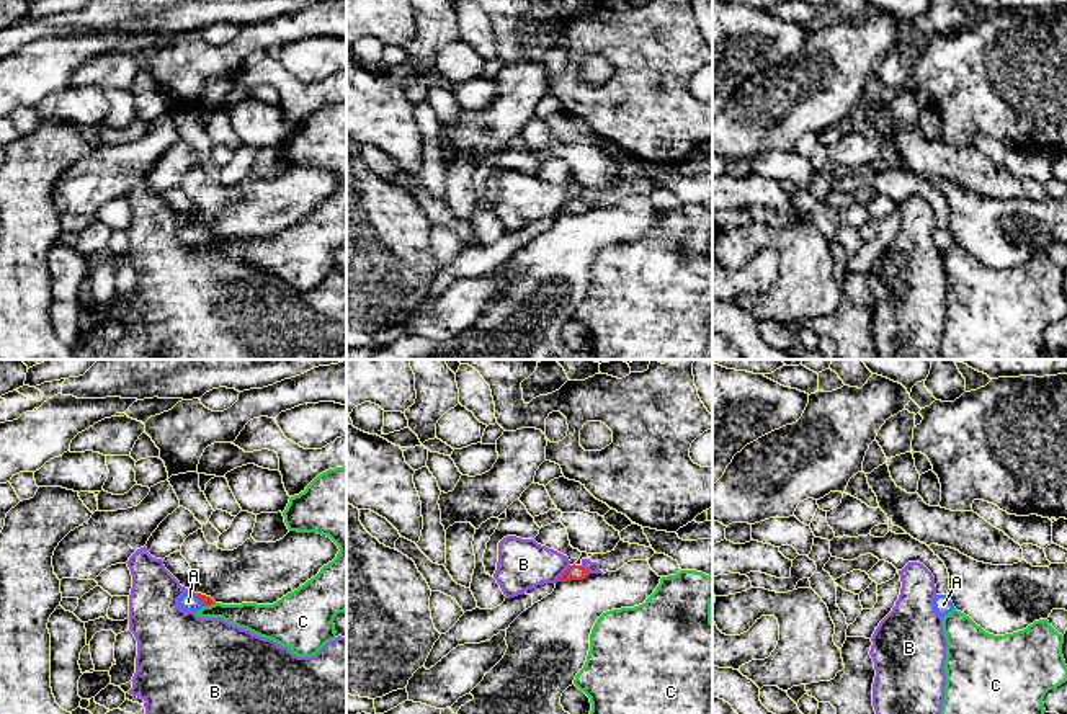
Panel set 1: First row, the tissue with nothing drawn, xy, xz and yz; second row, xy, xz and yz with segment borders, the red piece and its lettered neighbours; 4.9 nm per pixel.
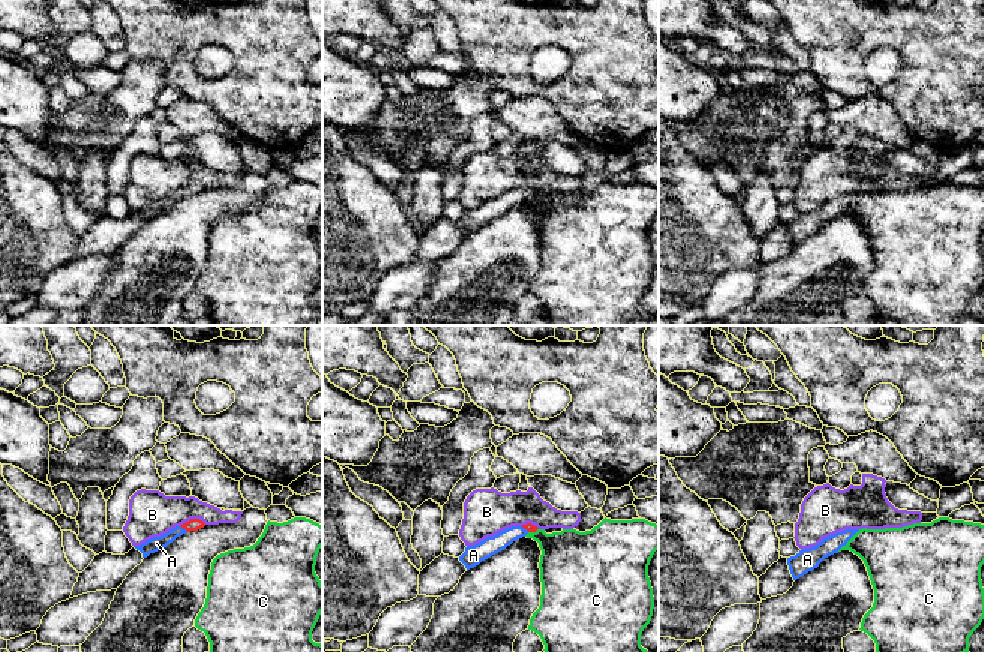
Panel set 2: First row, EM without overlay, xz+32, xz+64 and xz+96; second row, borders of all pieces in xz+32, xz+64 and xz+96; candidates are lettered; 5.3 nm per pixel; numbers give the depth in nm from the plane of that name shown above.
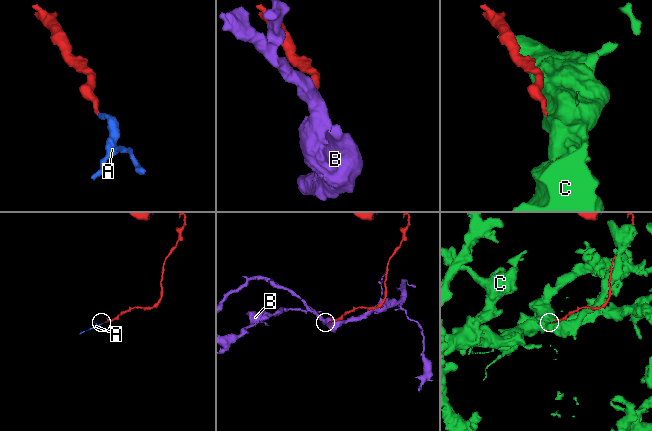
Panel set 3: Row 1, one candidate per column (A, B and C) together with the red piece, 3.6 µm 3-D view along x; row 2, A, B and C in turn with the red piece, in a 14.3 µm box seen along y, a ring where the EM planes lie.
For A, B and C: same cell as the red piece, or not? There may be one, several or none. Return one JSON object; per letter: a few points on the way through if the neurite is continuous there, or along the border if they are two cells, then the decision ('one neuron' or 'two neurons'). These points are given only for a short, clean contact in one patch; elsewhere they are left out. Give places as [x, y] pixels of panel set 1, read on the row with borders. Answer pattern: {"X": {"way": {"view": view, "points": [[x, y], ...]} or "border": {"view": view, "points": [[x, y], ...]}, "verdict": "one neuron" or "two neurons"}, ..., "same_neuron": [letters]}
{"A": {"way": {"view": "xy", "points": [[206, 600], [198, 598], [188, 602]]}, "verdict": "one neuron"}, "B": {"border": {"view": "xz", "points": [[571, 566], [556, 580]]}, "verdict": "two neurons"}, "C": {"verdict": "two neurons"}, "same_neuron": ["A"]}

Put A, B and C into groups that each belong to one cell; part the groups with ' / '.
A / B / C

